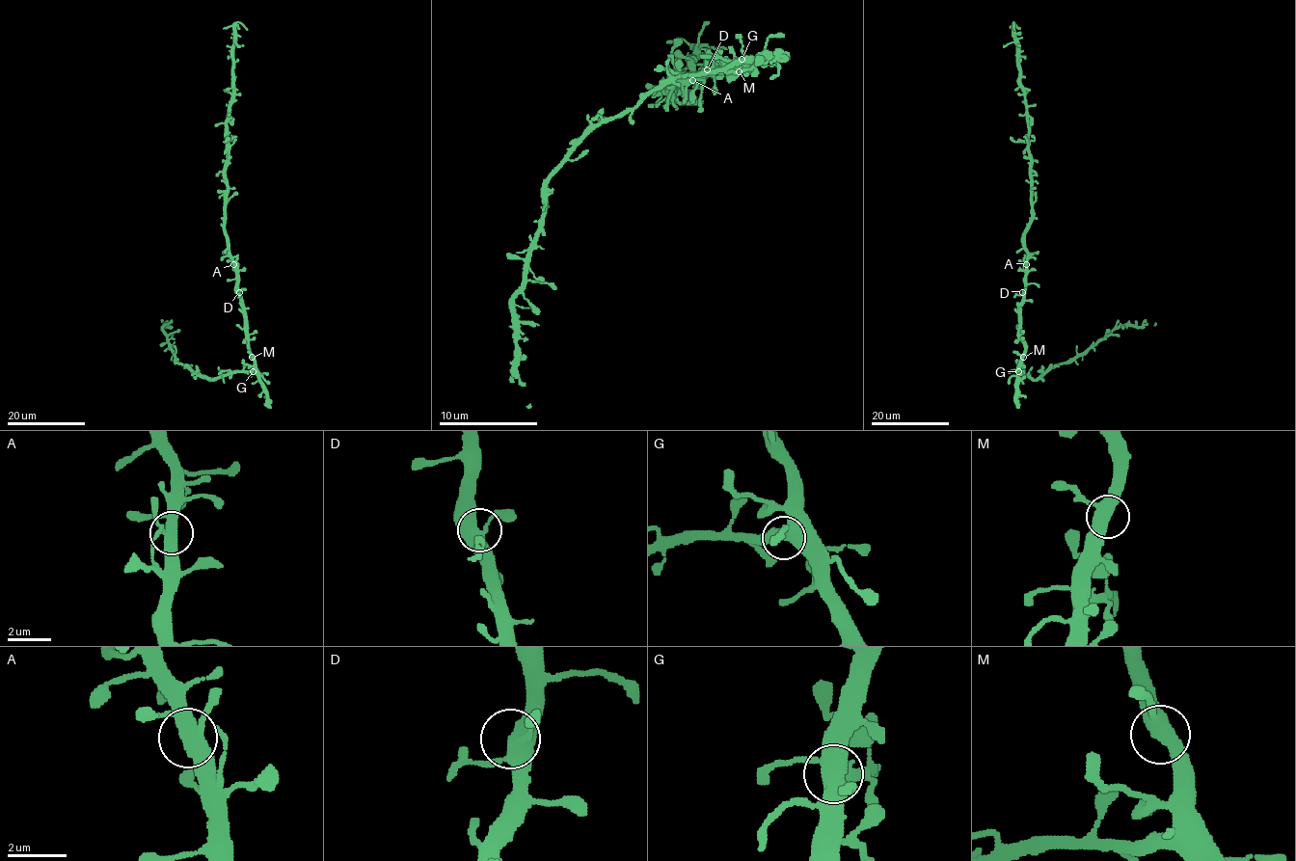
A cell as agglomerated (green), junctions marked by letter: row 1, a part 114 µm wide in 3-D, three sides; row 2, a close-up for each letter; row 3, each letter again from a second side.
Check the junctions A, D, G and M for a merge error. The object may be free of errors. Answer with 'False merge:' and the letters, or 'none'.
False merge: none

